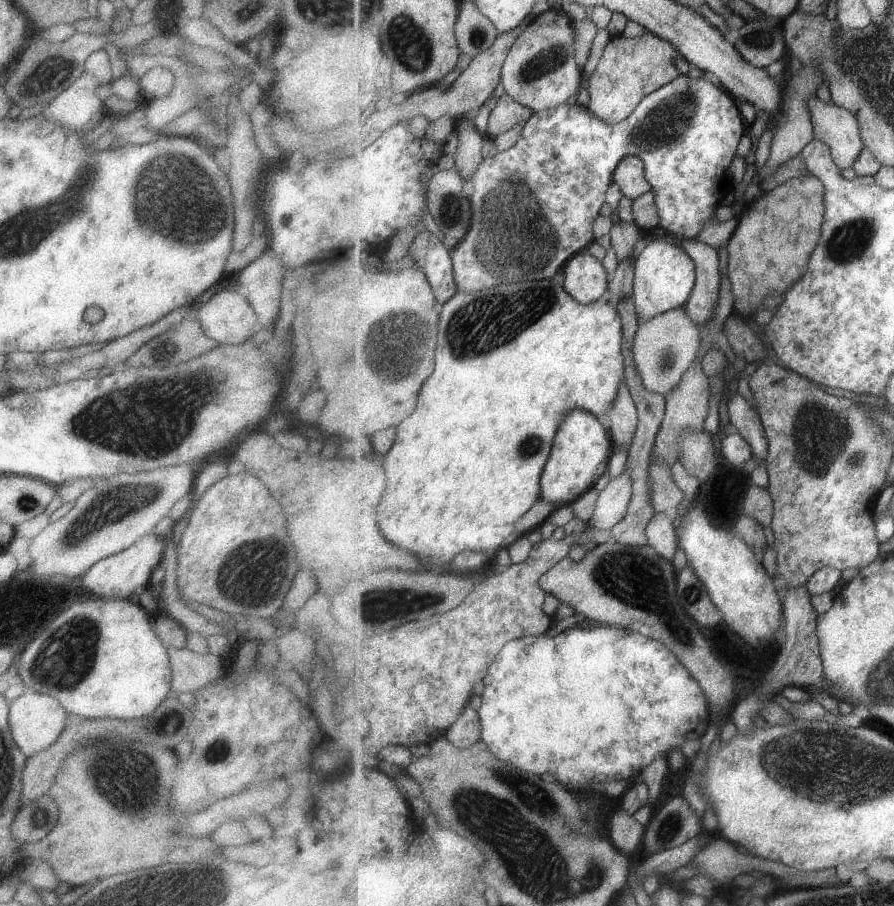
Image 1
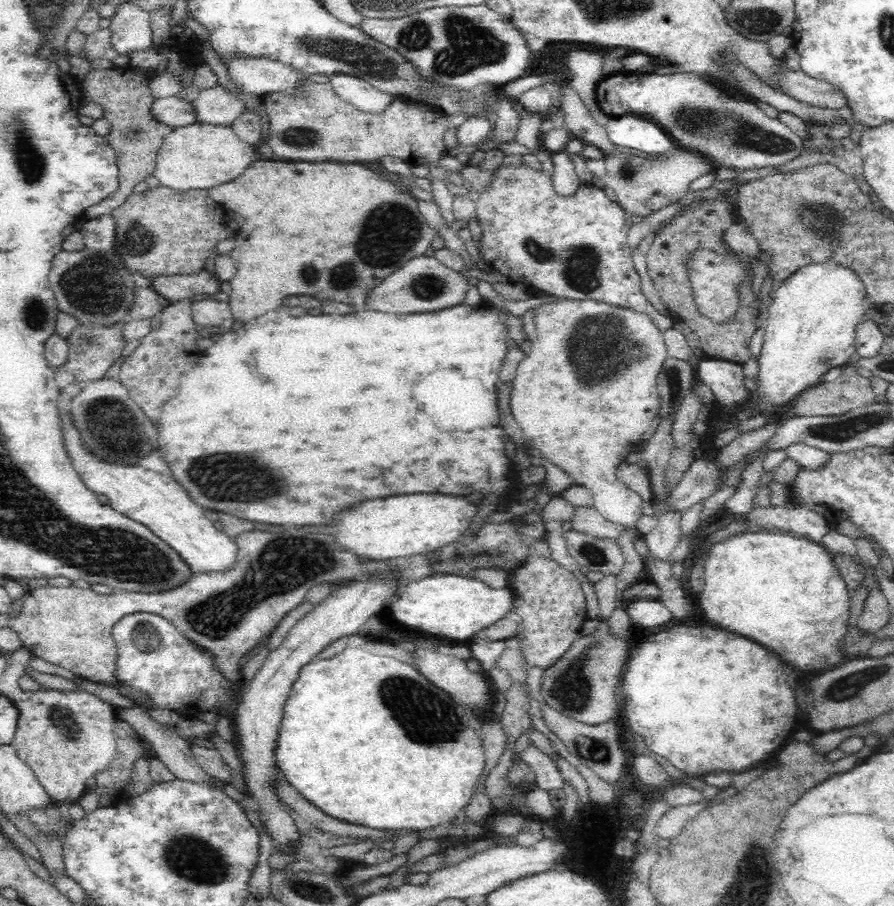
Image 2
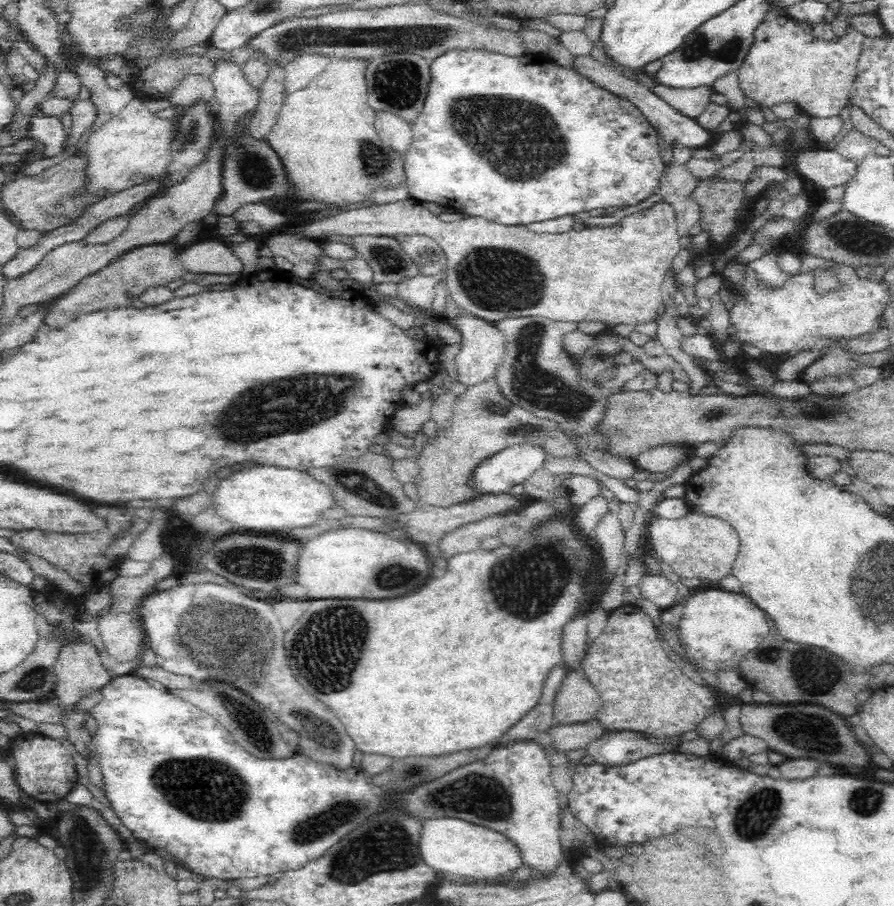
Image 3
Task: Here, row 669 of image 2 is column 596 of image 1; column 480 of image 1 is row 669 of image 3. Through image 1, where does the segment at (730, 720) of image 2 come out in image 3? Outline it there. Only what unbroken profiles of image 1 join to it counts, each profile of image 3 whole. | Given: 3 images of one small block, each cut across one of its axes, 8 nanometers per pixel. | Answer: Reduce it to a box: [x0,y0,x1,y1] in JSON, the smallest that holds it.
[678,587,771,674]

